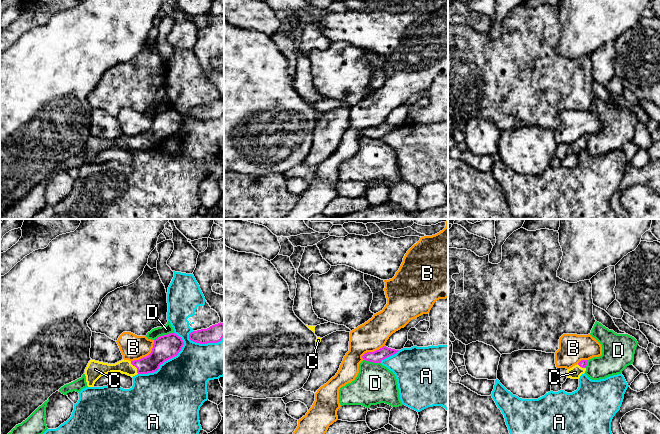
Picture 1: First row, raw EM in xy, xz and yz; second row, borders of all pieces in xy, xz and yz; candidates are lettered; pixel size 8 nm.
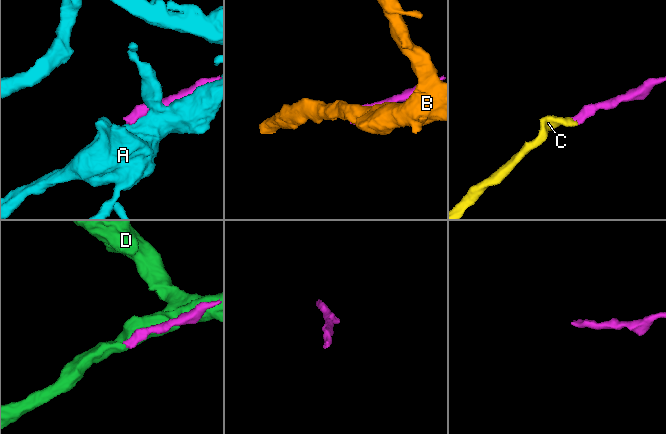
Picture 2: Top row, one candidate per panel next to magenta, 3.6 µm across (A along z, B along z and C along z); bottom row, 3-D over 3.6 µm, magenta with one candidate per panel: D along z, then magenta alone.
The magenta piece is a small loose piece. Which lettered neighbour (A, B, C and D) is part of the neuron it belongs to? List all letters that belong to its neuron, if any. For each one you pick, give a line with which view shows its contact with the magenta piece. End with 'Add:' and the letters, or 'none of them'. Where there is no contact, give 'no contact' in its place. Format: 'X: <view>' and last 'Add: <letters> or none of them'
C: xy
Add: C

